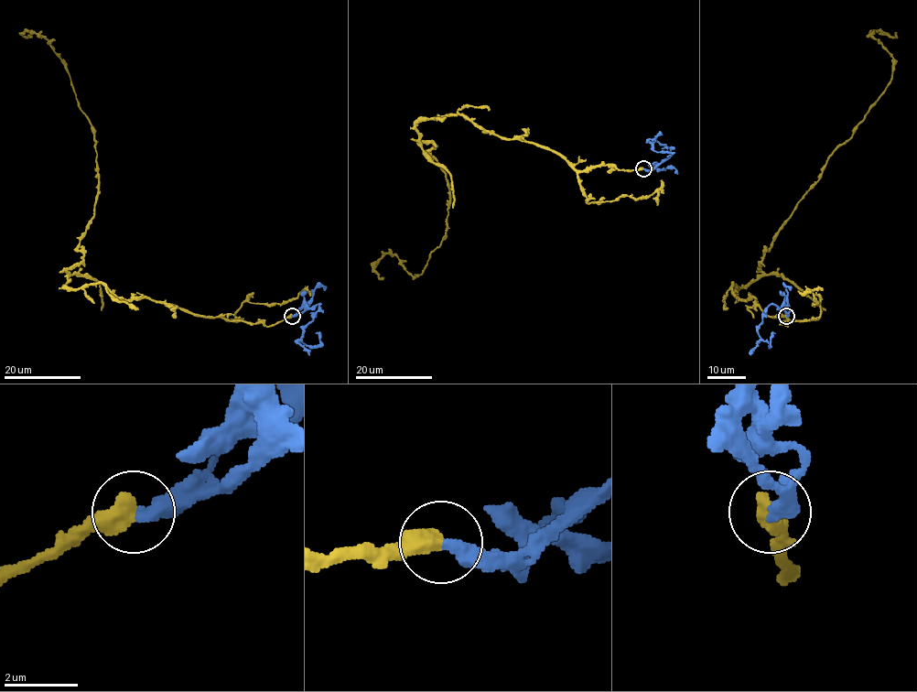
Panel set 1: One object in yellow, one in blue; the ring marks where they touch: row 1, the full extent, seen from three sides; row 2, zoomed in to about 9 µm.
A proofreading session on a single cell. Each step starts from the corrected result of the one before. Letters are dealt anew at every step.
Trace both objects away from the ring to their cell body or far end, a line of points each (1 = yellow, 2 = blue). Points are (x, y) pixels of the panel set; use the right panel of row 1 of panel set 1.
1: (786, 316), (787, 326), (732, 285), (762, 275), (772, 236), (884, 91), (892, 56), (871, 33), (895, 32)
2: (786, 316), (782, 309), (770, 304), (758, 333), (769, 346), (771, 335), (774, 333)

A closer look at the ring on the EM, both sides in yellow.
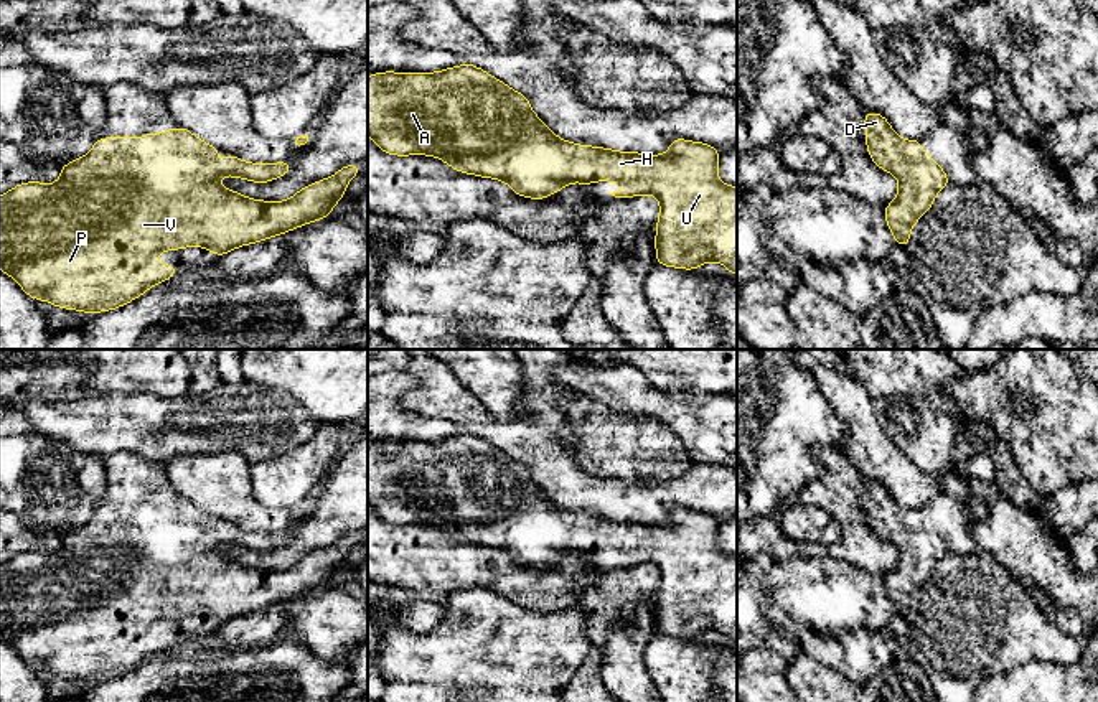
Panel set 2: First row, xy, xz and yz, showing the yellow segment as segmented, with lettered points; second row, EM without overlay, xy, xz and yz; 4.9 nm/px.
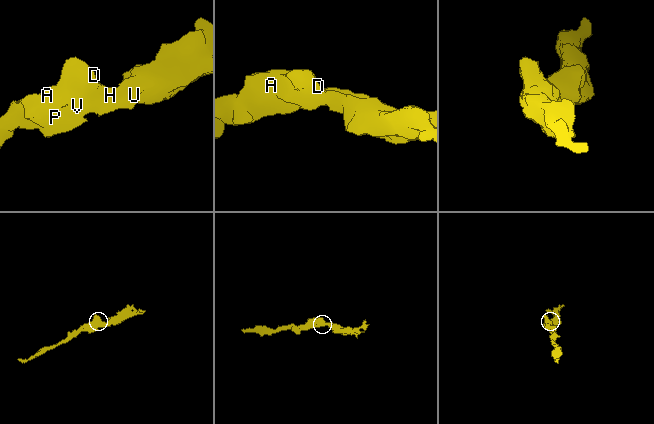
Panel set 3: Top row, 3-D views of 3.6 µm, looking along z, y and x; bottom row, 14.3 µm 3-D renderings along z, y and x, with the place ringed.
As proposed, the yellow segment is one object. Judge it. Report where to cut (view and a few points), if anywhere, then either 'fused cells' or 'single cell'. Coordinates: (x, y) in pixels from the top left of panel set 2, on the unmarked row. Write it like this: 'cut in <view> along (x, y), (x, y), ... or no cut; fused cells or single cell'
no cut; single cell

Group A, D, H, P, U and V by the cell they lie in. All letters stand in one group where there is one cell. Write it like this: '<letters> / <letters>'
A D H P U V

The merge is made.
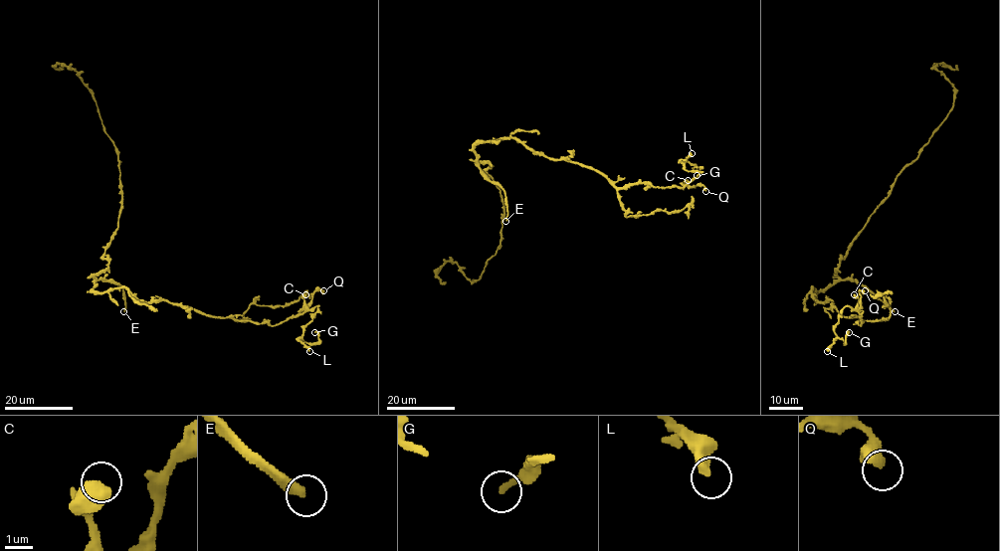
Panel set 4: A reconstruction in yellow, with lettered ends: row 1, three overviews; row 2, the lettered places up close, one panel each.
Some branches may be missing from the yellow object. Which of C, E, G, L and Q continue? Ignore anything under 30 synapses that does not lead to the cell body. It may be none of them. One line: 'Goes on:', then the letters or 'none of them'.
Goes on: E

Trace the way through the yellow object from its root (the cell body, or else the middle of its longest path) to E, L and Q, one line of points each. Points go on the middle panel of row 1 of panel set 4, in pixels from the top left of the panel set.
E: (474, 149), (479, 169), (504, 194), (505, 221)
L: (474, 149), (516, 138), (552, 158), (595, 169), (620, 187), (684, 187), (700, 174), (681, 160), (692, 153)
Q: (474, 149), (482, 142), (516, 138), (552, 158), (595, 169), (617, 187), (651, 183), (703, 186), (705, 191)

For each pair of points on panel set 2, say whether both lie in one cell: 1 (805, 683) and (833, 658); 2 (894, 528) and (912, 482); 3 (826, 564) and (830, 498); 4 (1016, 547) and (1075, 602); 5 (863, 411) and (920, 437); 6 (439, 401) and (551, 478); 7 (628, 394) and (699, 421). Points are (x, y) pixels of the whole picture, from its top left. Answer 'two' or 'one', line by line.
1: two
2: two
3: two
4: one
5: two
6: one
7: one

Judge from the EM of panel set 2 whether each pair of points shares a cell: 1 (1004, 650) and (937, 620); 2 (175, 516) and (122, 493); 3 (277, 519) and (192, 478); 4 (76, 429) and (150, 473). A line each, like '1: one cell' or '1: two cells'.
1: one cell
2: one cell
3: one cell
4: two cells

